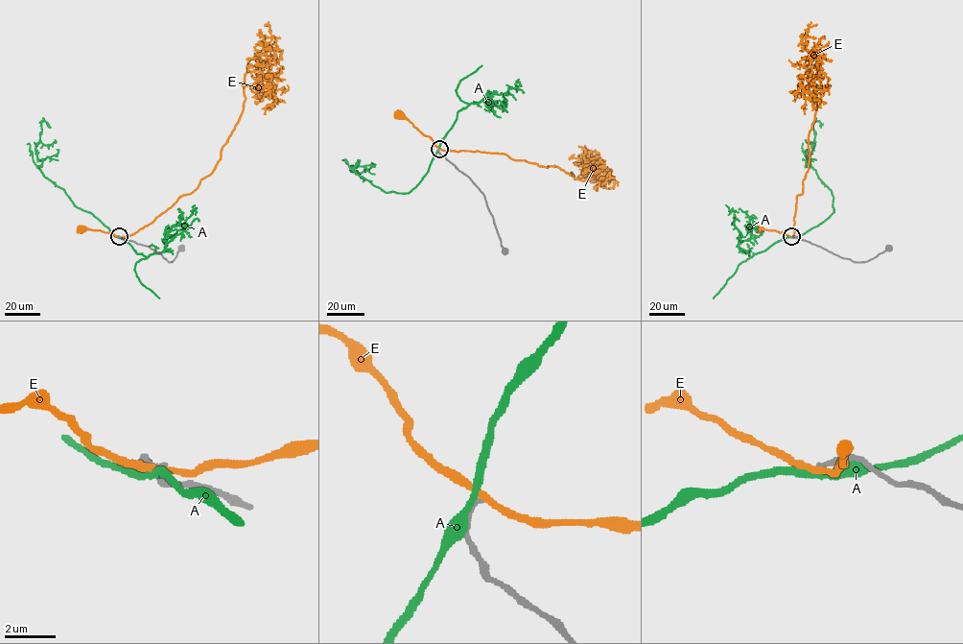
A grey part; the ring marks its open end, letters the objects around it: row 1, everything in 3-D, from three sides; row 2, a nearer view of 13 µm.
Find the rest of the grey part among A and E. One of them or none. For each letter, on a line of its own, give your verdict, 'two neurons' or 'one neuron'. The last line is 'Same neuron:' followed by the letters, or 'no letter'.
A: two neurons
E: two neurons
Same neuron: no letter

